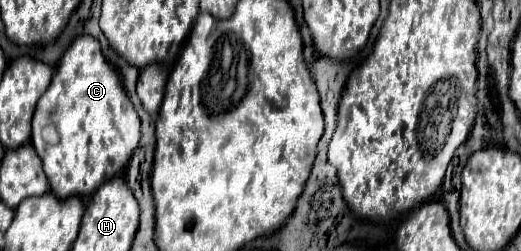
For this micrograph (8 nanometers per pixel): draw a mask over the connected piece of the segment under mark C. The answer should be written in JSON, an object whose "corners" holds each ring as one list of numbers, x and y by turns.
{"corners":[[78,36,62,54,52,84,44,92,44,96,36,104,36,112,32,118,32,138,30,144,34,146,36,154,44,162,44,172,50,182,50,190,60,196,90,196,104,180,120,174,136,144,140,142,140,118,124,92,122,80,118,72,108,64,100,50,100,42,92,36]]}

